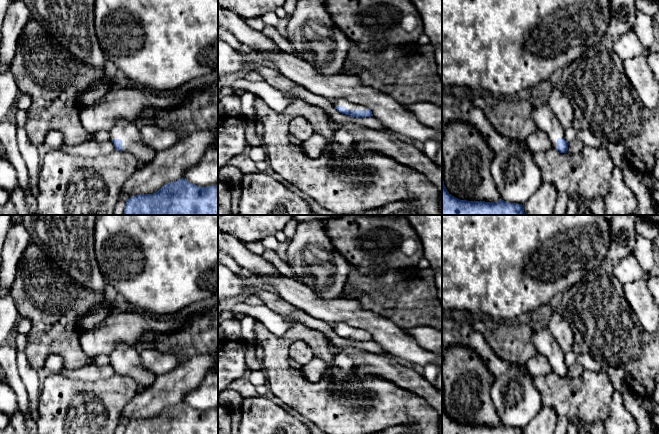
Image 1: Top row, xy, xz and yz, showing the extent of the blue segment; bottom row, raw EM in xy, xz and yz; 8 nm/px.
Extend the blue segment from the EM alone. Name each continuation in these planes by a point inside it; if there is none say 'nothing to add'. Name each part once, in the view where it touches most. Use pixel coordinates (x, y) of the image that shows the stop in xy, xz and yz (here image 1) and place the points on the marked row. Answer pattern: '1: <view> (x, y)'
1: xz (349, 105)

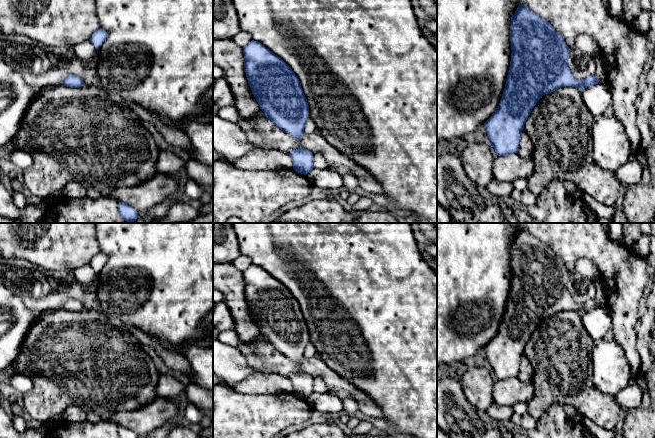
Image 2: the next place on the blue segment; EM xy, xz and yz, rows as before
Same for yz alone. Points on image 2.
nothing to add

